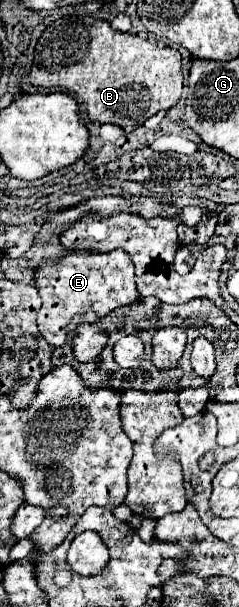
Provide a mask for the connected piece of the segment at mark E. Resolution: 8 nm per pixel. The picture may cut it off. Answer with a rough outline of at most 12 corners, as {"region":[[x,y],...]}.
{"region":[[124,249],[66,251],[38,269],[38,329],[54,347],[92,309],[138,299]]}

